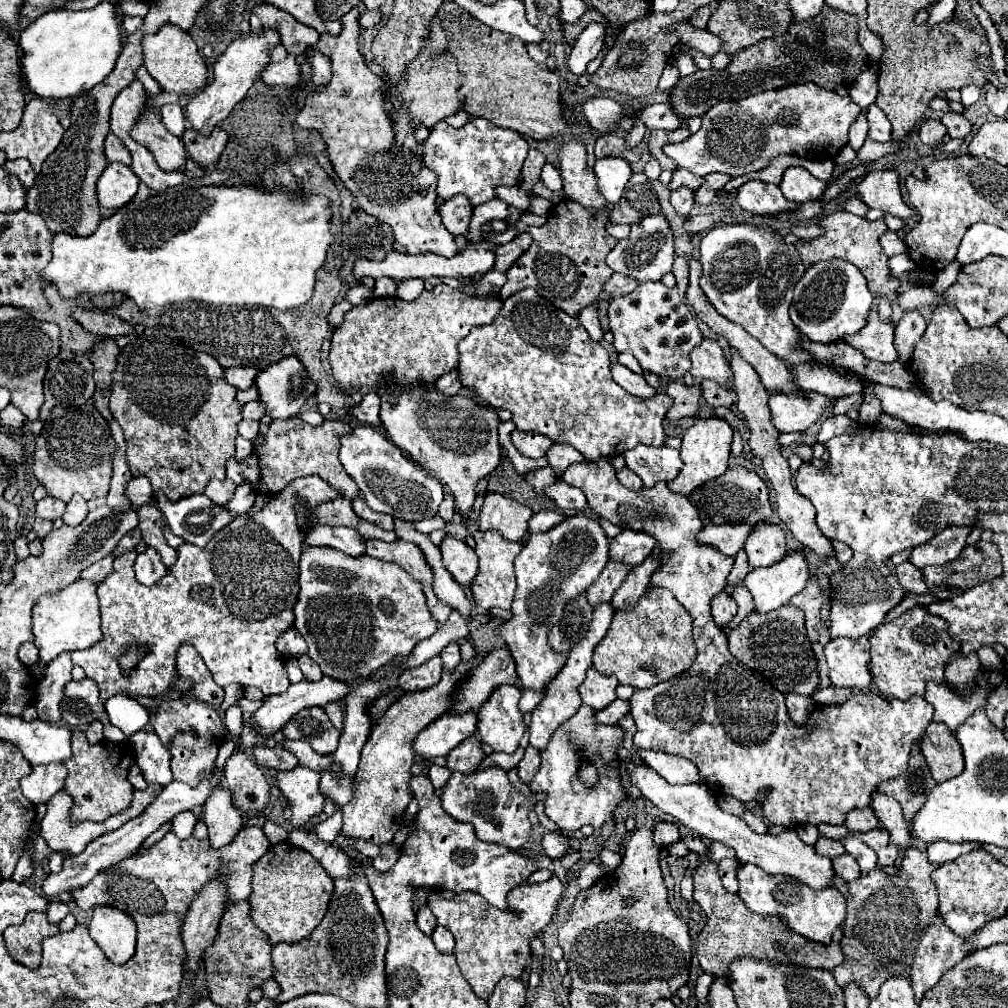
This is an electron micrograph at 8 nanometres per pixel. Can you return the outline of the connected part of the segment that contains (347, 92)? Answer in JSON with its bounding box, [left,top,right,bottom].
[296,7,458,257]

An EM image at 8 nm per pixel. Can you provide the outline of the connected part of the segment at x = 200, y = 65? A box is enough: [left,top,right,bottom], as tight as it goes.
[144,25,208,95]

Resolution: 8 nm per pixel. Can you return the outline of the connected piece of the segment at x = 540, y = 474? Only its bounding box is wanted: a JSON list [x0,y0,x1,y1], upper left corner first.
[524,467,558,495]

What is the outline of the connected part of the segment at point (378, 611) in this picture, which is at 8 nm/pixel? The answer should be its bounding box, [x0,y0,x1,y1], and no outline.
[294,547,438,683]

